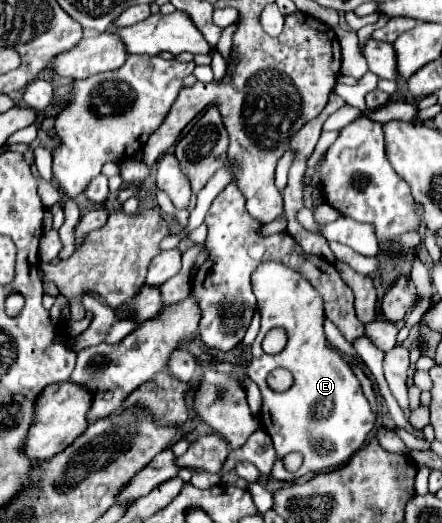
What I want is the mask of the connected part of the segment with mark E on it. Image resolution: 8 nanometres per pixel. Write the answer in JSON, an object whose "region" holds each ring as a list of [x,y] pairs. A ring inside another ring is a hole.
{"region":[[[280,262],[260,264],[252,274],[252,288],[258,298],[262,324],[252,344],[248,376],[262,392],[260,424],[270,434],[278,454],[272,476],[282,482],[292,482],[312,470],[332,470],[342,466],[362,448],[376,418],[348,362],[340,356],[340,352],[334,352],[328,346],[322,328],[324,306],[320,294],[308,284],[308,280]],[[278,326],[286,330],[288,342],[280,354],[272,356],[262,350],[262,340],[268,330]],[[276,368],[286,368],[294,374],[294,384],[286,392],[274,392],[268,388],[266,378]],[[290,452],[300,452],[304,456],[298,472],[288,472],[280,462],[280,458]]]}

